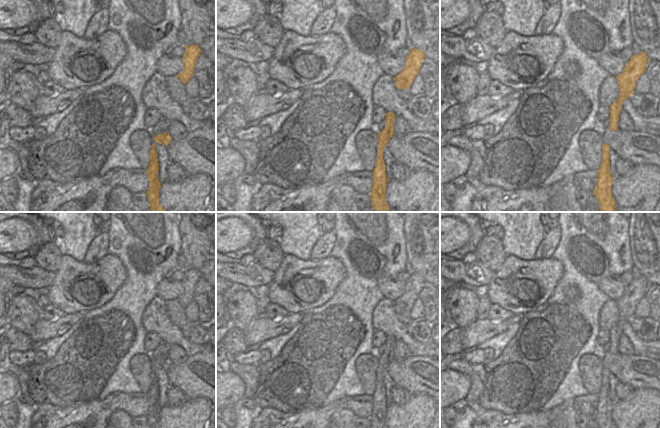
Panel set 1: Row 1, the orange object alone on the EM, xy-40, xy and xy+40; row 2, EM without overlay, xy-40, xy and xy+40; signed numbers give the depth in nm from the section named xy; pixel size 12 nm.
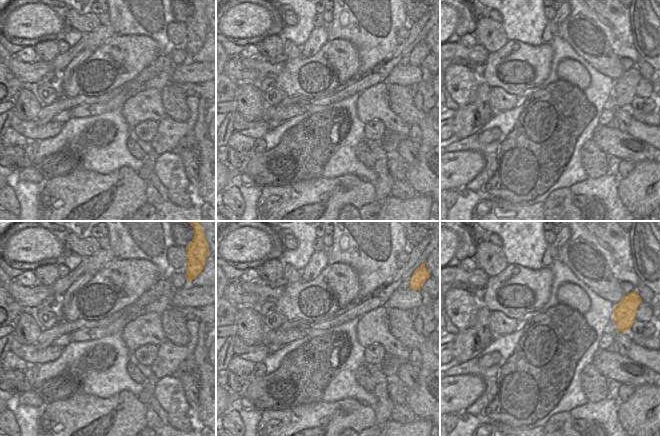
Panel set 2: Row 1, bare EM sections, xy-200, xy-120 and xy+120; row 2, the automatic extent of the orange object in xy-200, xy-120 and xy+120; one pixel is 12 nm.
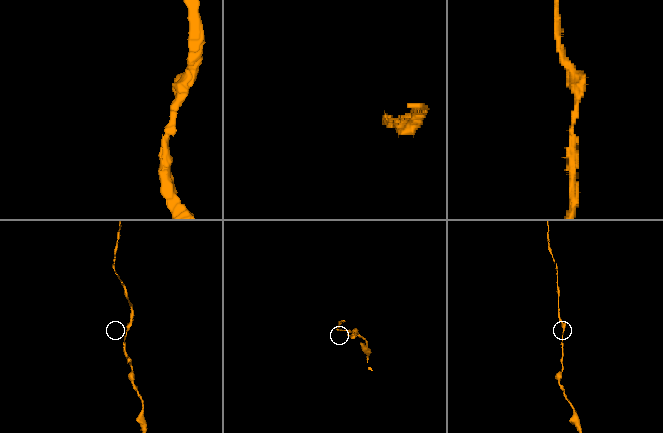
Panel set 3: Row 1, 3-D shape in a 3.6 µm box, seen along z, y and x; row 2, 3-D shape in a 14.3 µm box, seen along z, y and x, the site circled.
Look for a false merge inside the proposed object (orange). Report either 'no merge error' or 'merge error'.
no merge error

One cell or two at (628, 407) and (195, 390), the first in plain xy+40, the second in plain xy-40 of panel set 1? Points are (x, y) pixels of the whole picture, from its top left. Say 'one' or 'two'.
two

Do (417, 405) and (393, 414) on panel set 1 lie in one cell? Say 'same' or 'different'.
same

